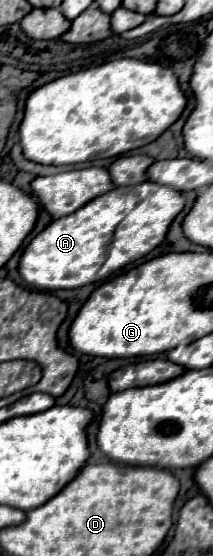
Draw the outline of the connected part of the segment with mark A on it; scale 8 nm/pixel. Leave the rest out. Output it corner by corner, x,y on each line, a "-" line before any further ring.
153,181
137,187
115,187
73,215
61,217
43,229
25,249
19,261
19,273
33,289
47,291
77,289
103,281
159,247
173,219
183,209
185,199
173,187
161,187

